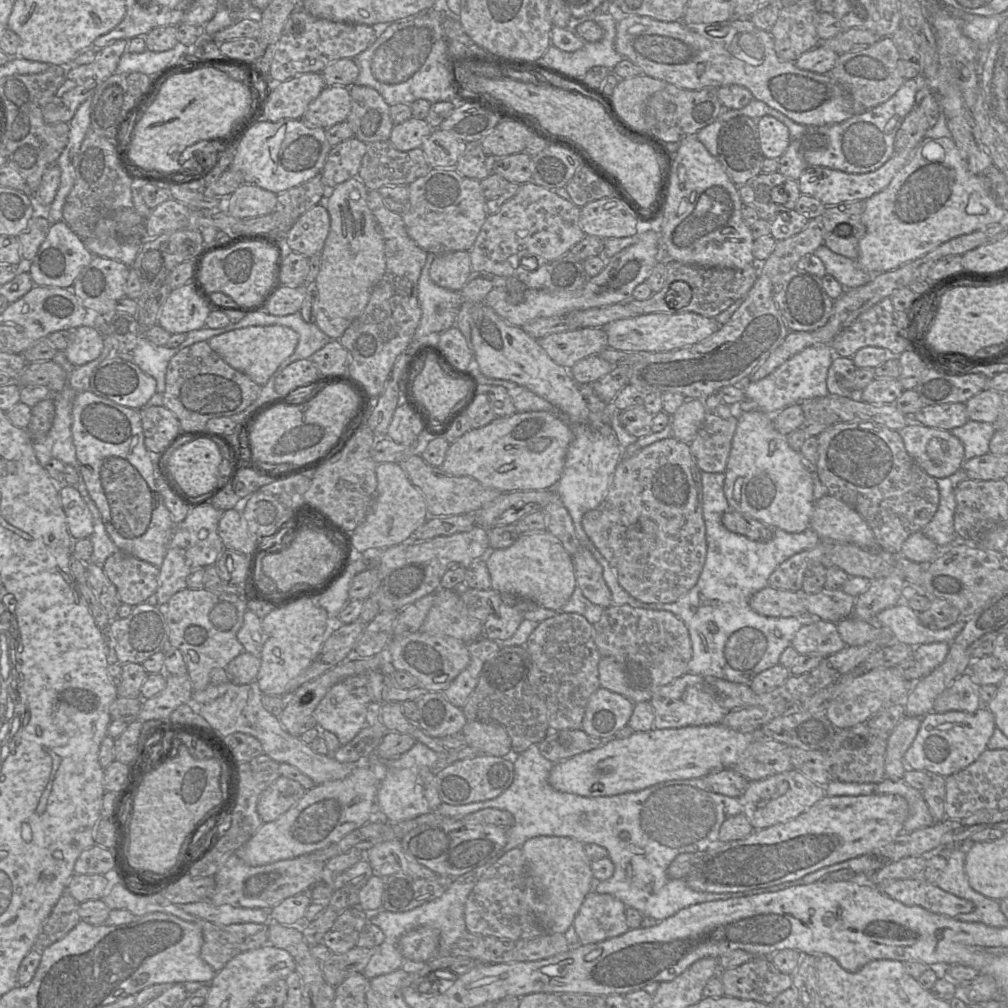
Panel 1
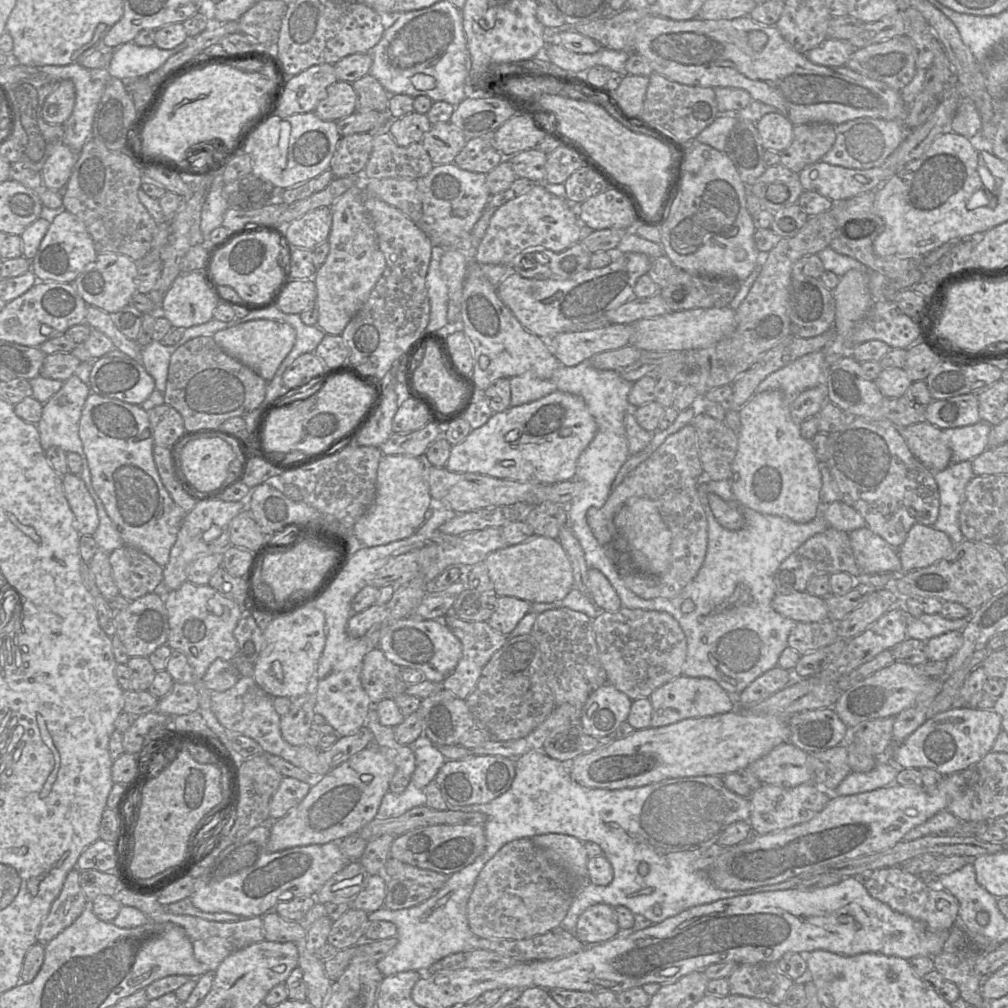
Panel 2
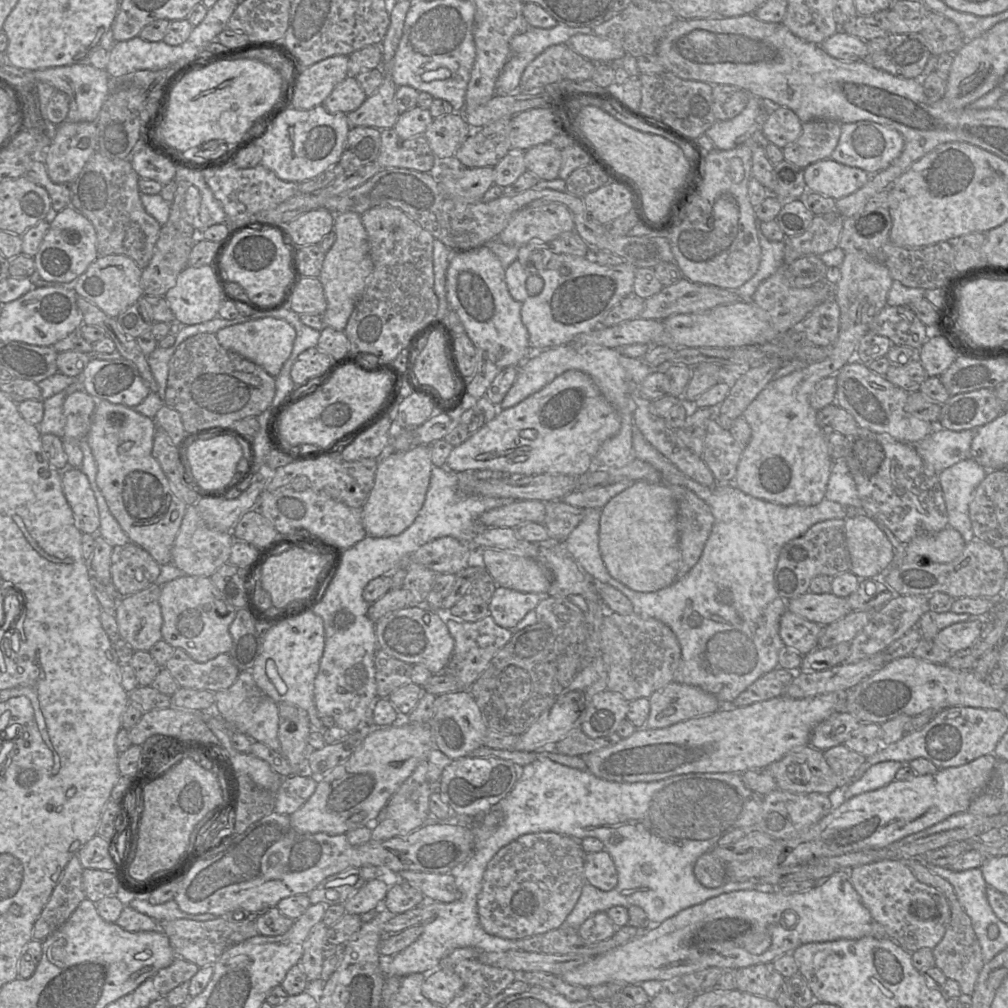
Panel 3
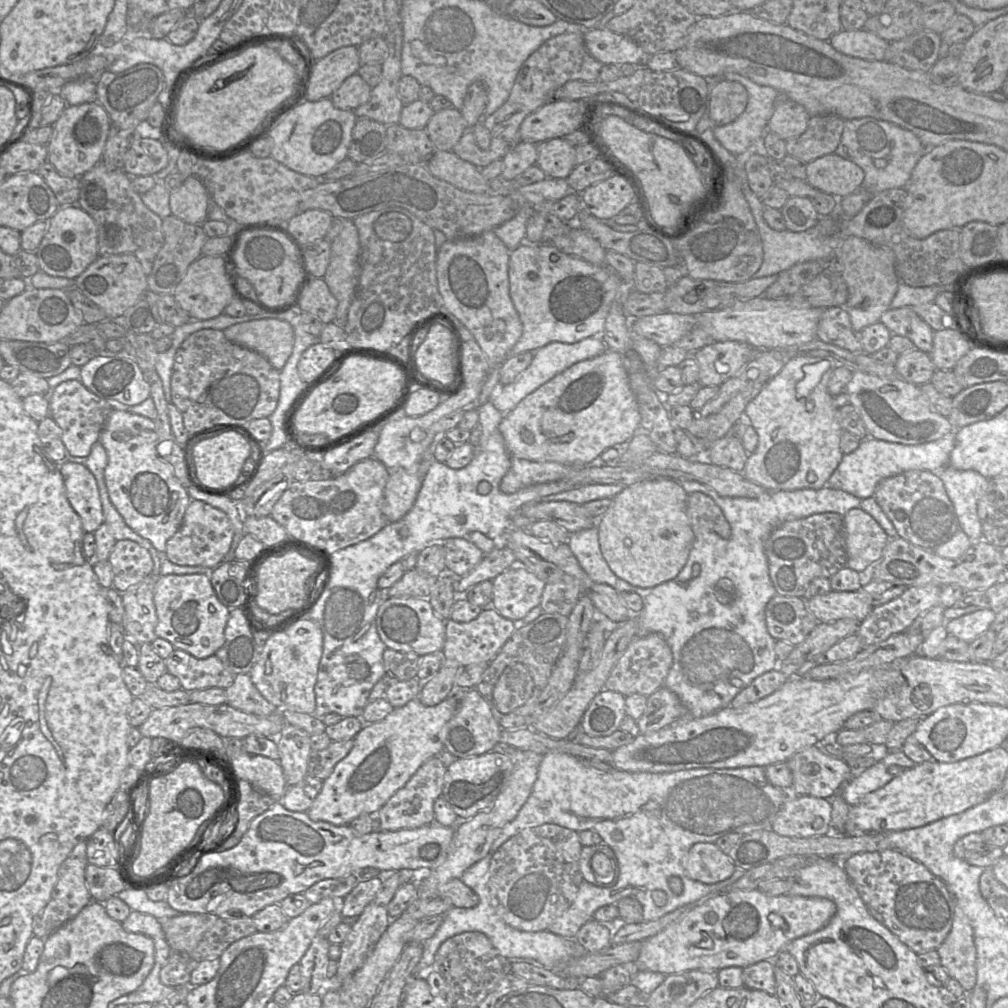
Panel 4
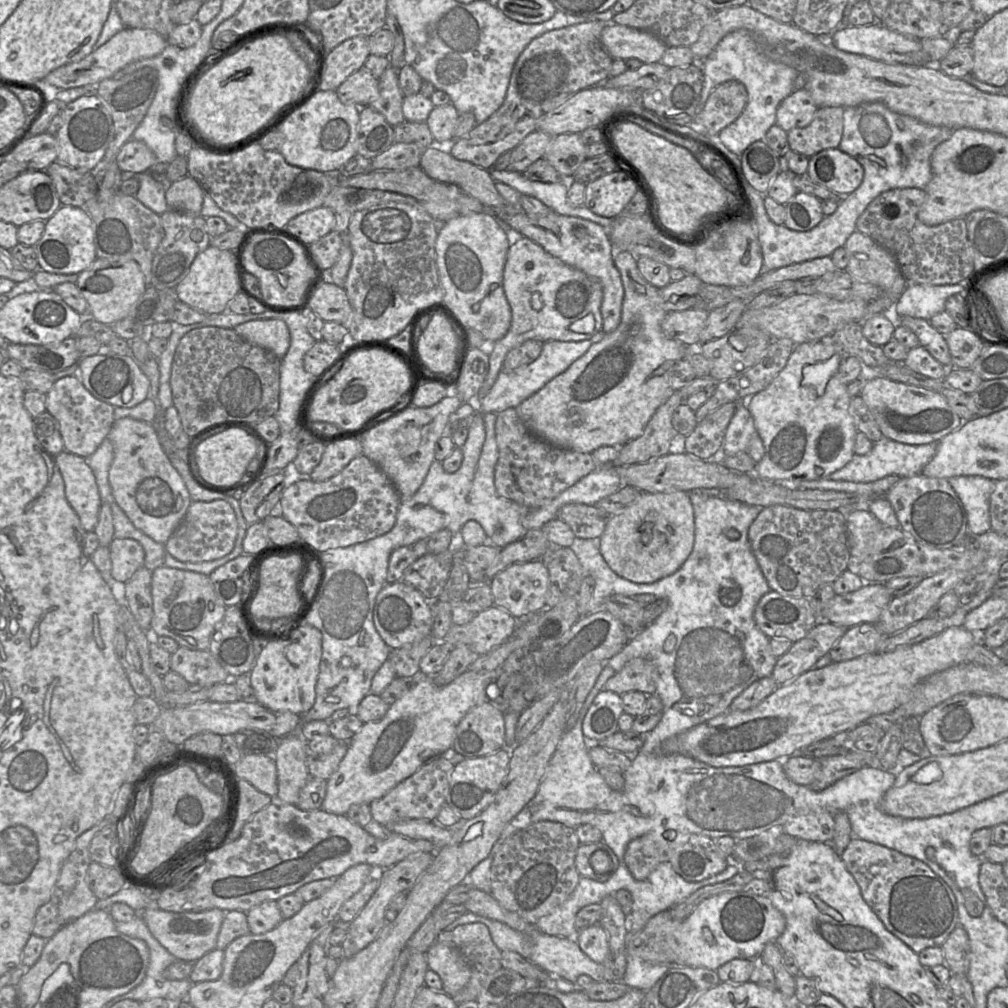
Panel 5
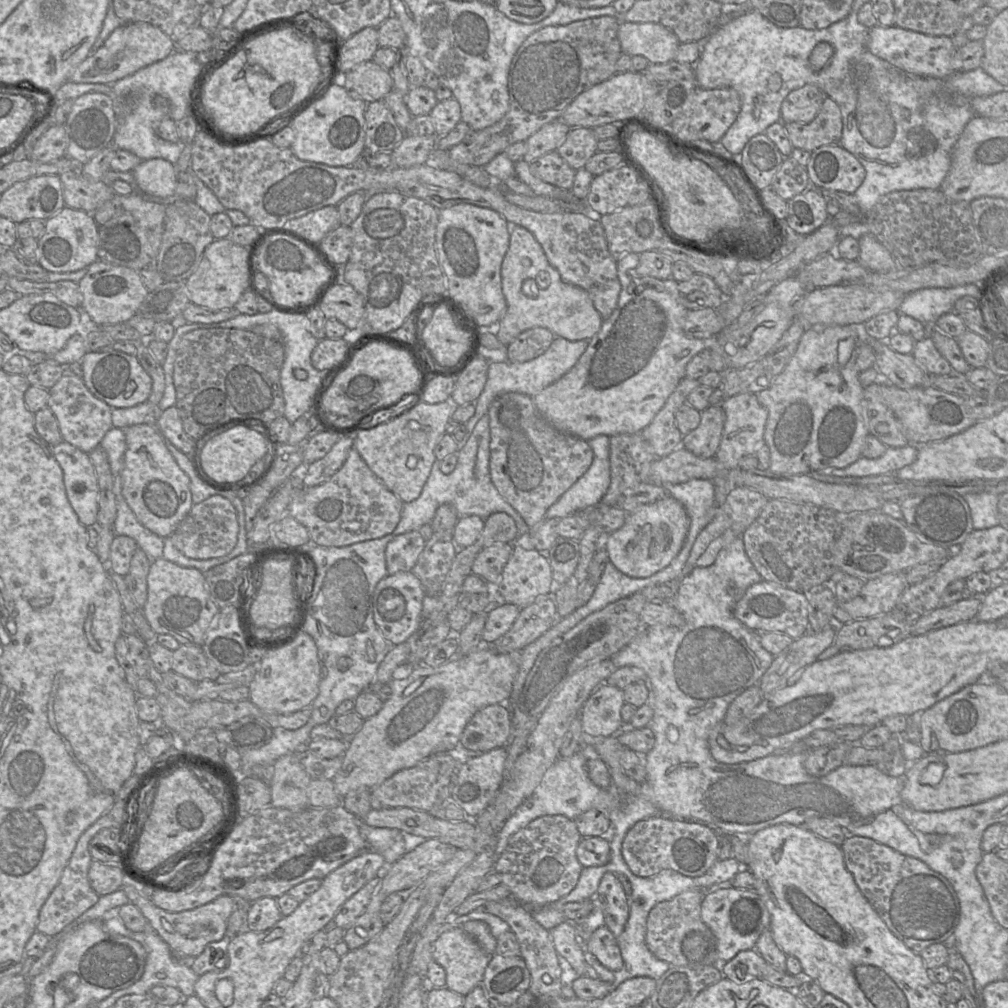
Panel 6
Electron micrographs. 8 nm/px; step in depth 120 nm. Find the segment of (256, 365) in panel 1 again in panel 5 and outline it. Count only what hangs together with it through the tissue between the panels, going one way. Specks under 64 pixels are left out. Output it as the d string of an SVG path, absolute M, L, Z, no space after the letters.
M257 319L235 326L234 331L250 342L275 353L282 359L290 346L290 331L283 320Z

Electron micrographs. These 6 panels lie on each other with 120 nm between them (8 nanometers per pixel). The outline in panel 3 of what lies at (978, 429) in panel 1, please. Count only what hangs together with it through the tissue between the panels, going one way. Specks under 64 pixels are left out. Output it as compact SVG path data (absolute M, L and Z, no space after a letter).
M935 427L932 433L912 443L923 460L936 472L971 457L971 443L975 429L953 431Z

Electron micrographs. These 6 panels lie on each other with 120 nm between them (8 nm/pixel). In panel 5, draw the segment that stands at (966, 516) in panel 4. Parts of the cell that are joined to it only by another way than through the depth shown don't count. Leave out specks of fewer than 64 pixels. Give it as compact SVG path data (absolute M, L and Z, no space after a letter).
M954 476L948 482L964 506L969 534L978 536L990 531L990 496L995 481L982 476Z

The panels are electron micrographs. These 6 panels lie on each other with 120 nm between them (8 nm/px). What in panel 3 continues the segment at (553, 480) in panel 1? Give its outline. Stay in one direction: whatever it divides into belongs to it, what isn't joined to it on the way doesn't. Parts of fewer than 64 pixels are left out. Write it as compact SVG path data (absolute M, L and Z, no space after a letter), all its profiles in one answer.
M568 370L556 377L540 391L517 405L499 409L496 417L458 446L446 460L446 468L454 472L491 470L505 476L562 474L579 477L594 467L594 457L602 444L620 430L619 416L614 407L601 394L589 375Z

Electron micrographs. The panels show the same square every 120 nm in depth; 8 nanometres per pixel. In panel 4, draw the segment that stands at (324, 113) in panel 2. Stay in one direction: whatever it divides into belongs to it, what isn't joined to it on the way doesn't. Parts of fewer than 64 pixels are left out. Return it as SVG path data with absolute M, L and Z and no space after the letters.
M359 74L347 77L341 86L331 95L333 105L340 110L355 110L365 104L372 88Z

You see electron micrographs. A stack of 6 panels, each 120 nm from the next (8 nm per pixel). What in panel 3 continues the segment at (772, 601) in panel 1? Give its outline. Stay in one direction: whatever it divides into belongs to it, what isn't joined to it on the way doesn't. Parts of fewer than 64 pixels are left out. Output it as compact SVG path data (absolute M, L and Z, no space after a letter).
M808 591L786 602L789 611L824 627L852 611L847 598L836 596L832 592L815 594Z

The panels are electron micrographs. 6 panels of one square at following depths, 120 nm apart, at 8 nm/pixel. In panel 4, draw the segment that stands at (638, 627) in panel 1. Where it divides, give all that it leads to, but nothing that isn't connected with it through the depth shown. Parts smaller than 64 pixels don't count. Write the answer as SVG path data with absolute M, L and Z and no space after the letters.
M650 633L645 637L636 636L613 667L604 688L619 692L625 697L632 694L642 694L648 697L664 687L672 663L671 648L660 634Z

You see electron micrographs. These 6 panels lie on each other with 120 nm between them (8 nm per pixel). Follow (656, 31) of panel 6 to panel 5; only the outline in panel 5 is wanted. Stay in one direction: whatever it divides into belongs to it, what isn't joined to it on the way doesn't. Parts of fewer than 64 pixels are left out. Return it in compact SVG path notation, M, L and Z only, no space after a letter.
M614 23L606 25L600 41L613 59L635 58L643 64L659 62L668 48L661 39L649 32Z

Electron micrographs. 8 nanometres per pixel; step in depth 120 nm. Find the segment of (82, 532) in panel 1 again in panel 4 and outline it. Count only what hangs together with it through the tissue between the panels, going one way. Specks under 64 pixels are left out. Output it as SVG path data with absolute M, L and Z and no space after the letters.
M64 462L59 469L66 497L81 519L85 532L93 533L102 523L104 515L94 475L83 464Z

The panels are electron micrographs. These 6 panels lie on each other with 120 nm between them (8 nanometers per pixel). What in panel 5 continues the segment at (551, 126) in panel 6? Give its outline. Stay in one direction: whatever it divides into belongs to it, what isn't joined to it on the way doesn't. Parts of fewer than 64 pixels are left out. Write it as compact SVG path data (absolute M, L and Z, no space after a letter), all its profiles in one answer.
M539 130L531 132L512 150L508 169L523 173L531 164L544 157L553 138Z

